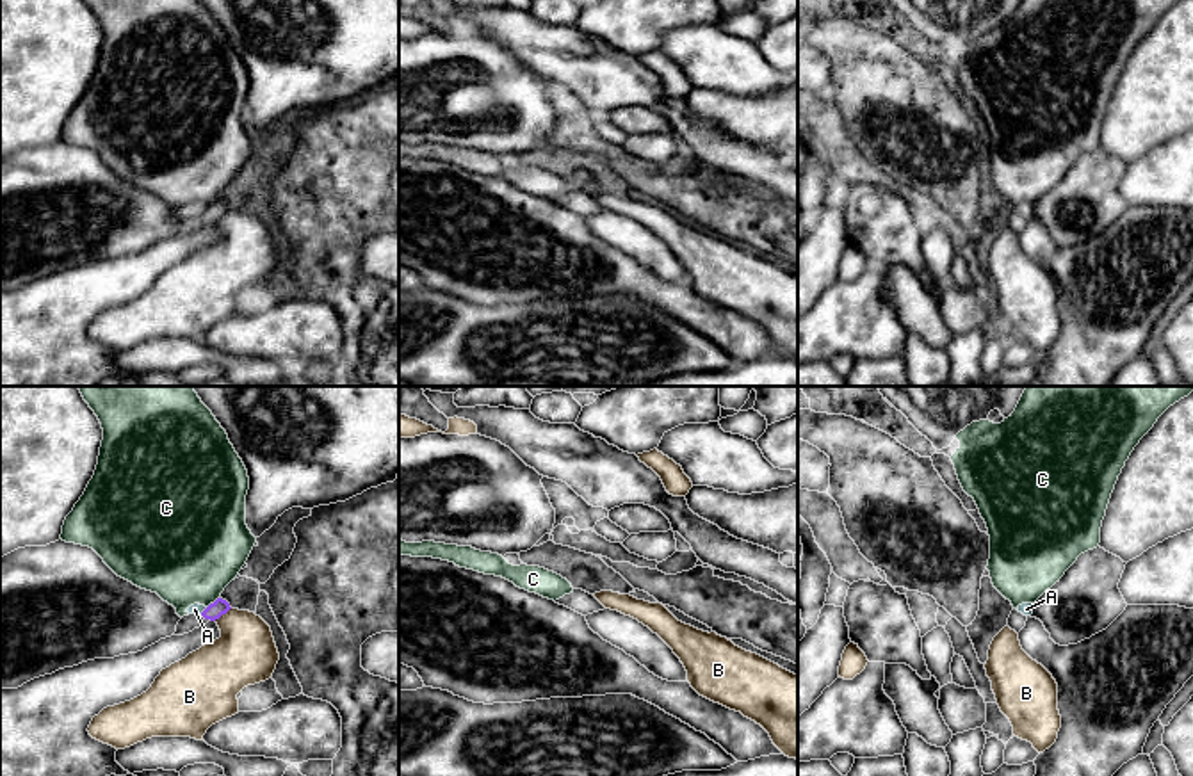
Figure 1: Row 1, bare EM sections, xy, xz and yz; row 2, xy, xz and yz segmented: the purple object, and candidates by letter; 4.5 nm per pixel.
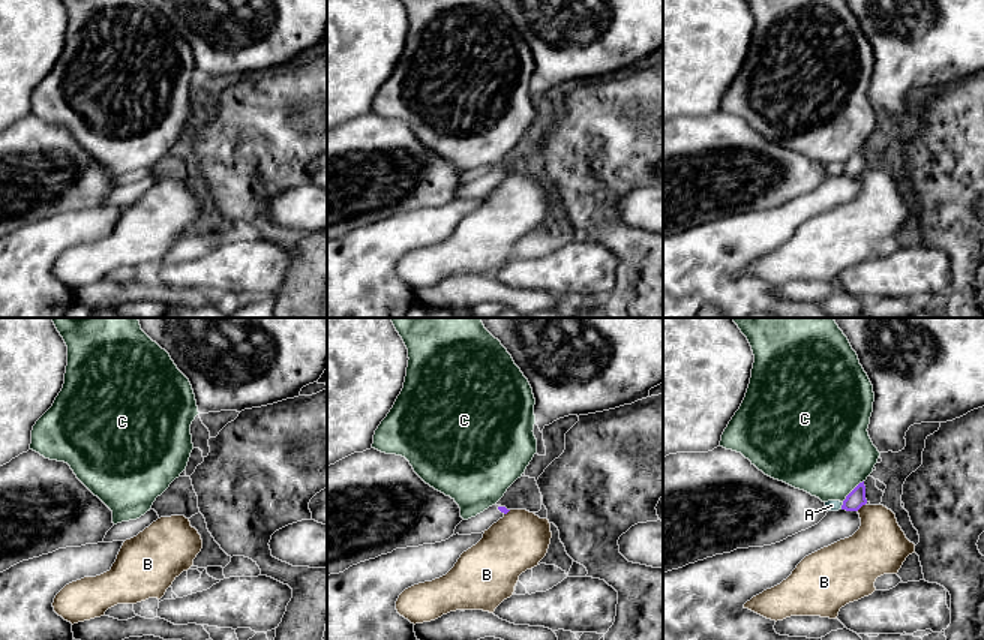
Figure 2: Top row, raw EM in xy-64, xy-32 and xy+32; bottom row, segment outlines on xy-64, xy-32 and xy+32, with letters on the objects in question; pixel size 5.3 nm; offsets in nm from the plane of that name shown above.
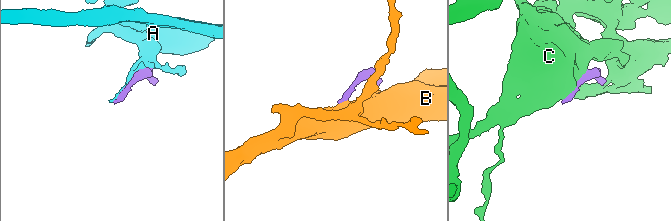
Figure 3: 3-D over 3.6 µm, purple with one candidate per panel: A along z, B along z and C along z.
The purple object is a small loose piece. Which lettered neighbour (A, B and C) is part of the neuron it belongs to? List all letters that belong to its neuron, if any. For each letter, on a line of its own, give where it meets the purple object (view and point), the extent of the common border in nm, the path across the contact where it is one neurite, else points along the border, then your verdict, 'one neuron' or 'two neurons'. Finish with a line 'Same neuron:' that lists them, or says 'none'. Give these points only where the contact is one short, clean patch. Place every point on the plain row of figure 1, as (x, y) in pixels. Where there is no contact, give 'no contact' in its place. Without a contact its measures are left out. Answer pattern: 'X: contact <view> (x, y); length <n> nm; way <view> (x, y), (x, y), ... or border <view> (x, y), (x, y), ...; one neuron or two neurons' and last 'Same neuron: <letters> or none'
A: contact xy (205, 210); length 50 nm; two neurons
B: contact xy (221, 216); length 100 nm; border xy (230, 209), (214, 221); two neurons
C: contact xy (214, 203); length 80 nm; two neurons
Same neuron: none

